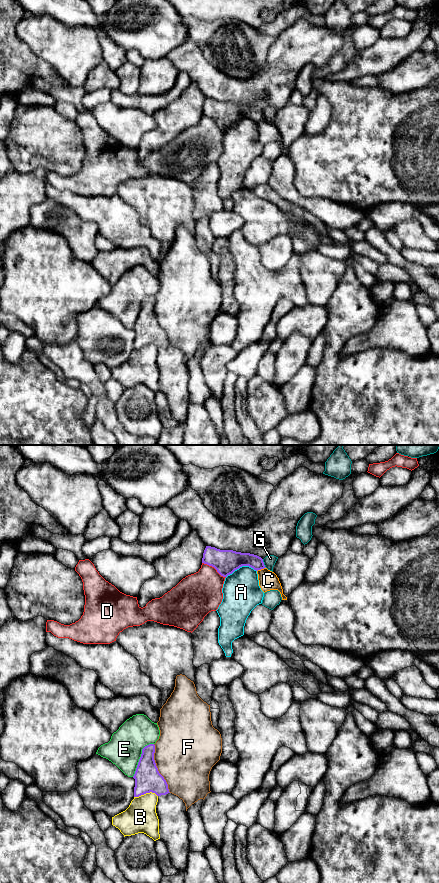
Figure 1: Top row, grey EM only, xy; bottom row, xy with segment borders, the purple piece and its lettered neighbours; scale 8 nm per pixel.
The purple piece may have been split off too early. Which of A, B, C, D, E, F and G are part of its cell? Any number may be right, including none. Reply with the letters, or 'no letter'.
no letter

